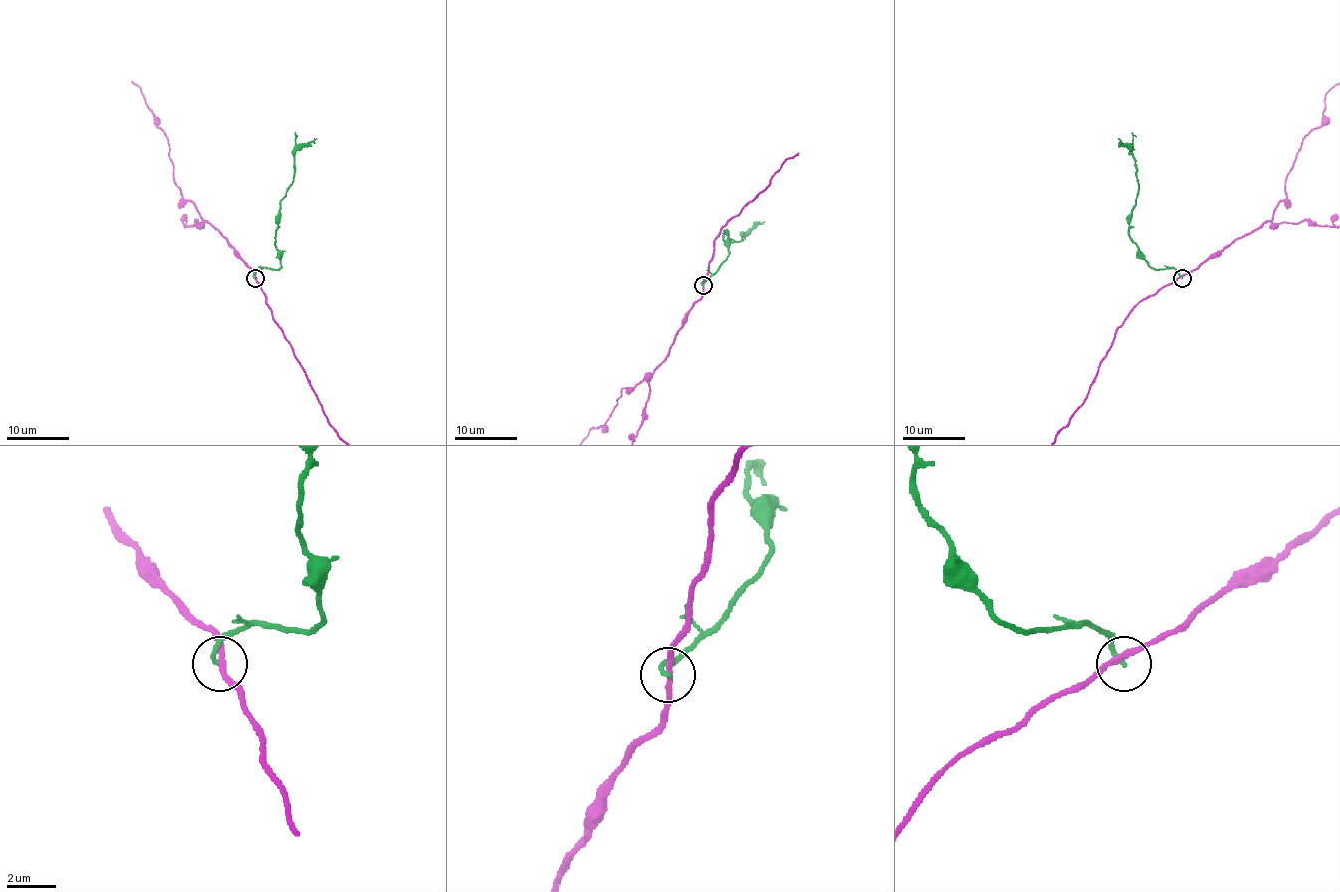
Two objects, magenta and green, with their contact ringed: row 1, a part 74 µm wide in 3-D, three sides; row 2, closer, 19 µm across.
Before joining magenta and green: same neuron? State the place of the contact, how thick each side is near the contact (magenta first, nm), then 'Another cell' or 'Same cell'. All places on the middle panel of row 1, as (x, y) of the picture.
Place: (703, 285). Thickness 220 nm (magenta) against 190 nm. Another cell

